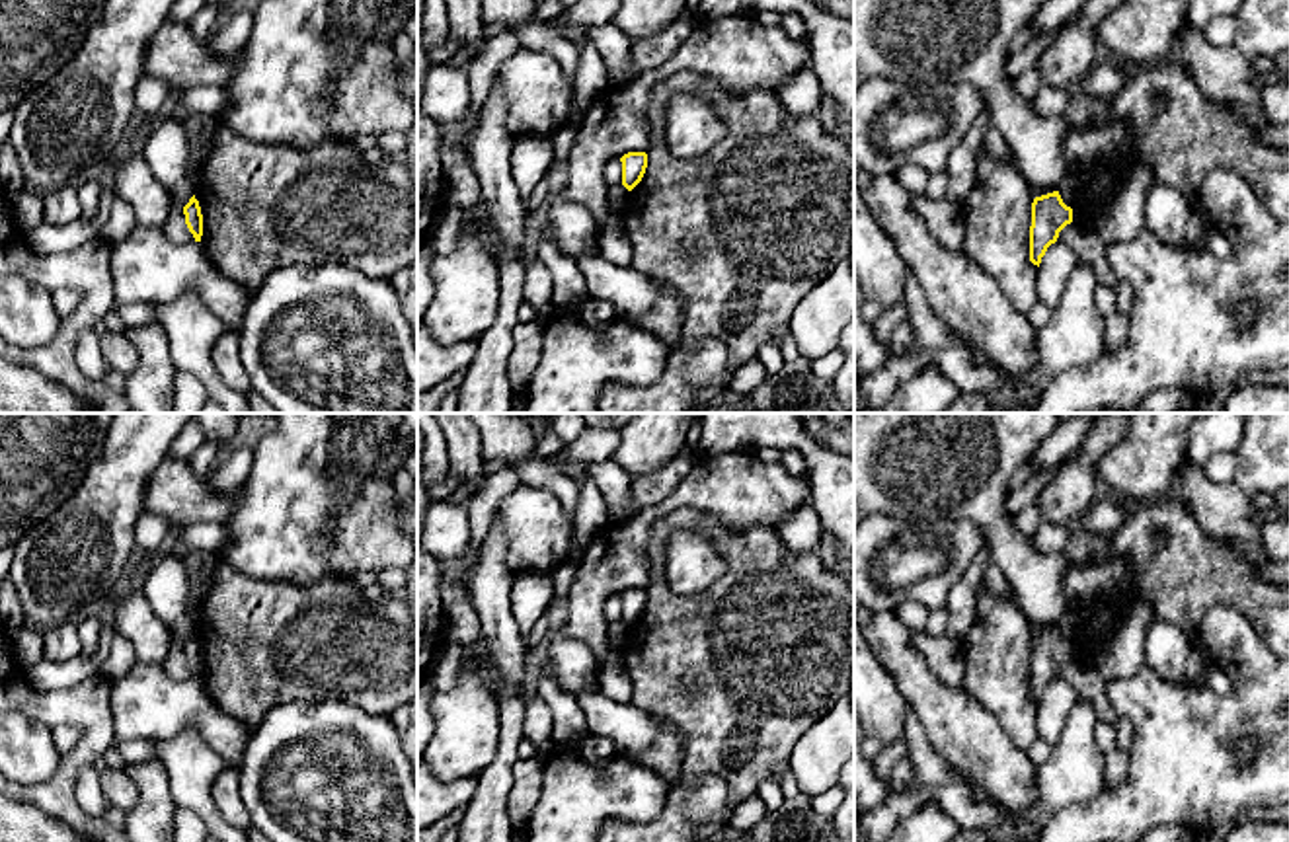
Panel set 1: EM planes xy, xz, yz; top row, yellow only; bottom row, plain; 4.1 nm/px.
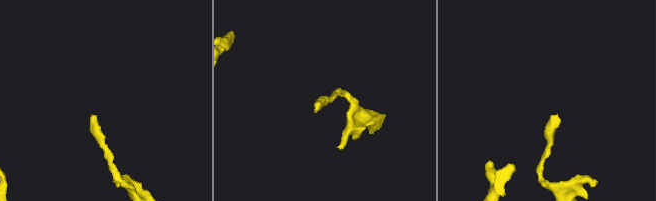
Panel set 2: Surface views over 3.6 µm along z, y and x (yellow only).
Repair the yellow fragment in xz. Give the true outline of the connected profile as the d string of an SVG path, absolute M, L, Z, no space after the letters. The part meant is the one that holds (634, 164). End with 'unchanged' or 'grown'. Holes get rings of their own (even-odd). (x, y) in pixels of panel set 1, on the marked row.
M628 152L620 158L622 162L622 185L632 191L644 177L647 168L645 152Z | unchanged

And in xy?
M195 195L183 207L183 214L185 214L185 224L187 224L189 232L193 234L195 242L201 242L203 214L201 214L201 207L199 207L199 201L195 199Z | unchanged

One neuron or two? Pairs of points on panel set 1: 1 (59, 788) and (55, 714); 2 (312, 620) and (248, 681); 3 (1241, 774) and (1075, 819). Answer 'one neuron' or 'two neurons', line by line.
1: one neuron
2: one neuron
3: one neuron

